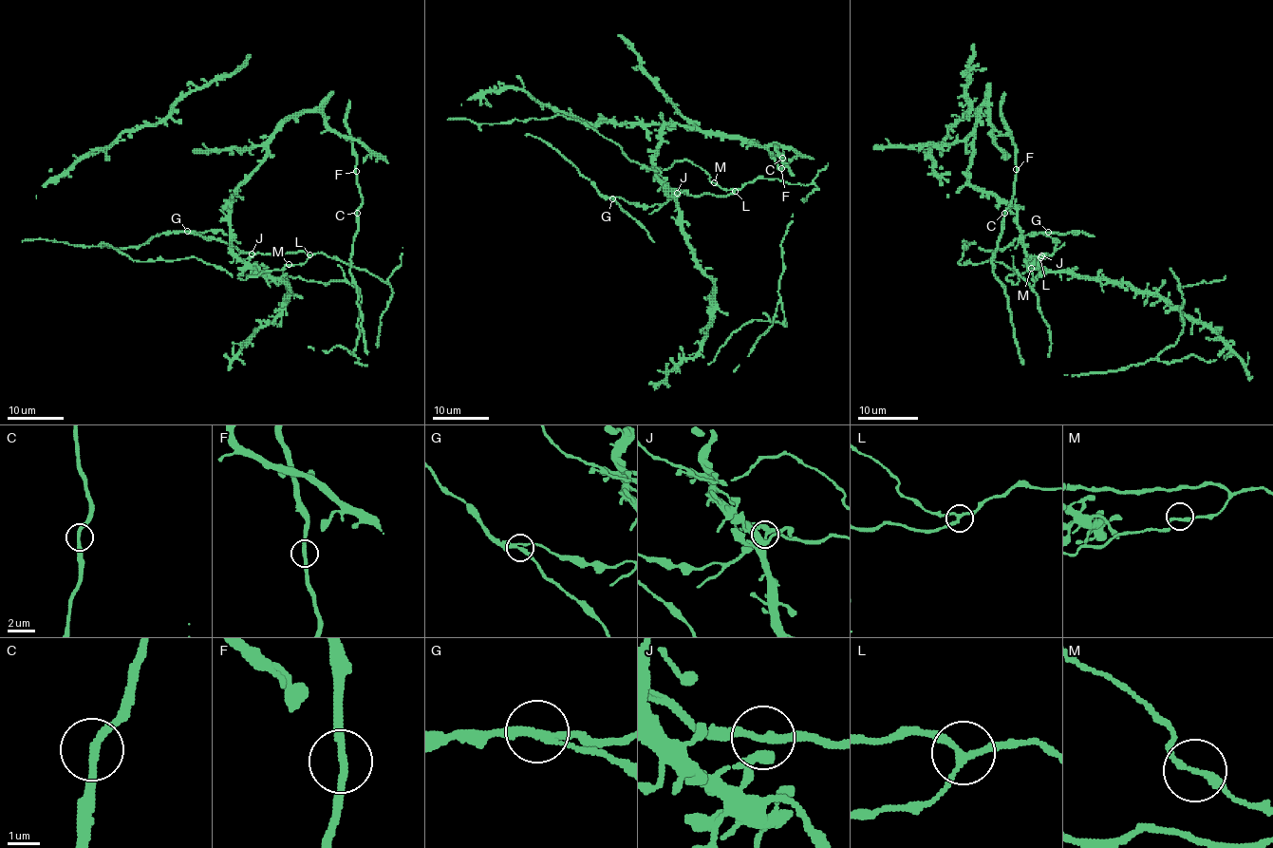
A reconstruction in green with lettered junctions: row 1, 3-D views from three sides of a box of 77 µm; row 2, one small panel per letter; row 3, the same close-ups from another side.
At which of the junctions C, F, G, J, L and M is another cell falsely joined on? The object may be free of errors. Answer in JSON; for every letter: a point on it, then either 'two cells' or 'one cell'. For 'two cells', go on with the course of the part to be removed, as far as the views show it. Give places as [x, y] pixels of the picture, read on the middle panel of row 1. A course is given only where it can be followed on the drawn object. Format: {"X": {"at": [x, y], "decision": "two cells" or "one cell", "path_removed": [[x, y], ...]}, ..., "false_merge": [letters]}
{"C": {"at": [782, 158], "decision": "one cell"}, "F": {"at": [781, 168], "decision": "one cell"}, "G": {"at": [612, 198], "decision": "two cells", "path_removed": [[612, 198], [654, 242]]}, "J": {"at": [677, 193], "decision": "one cell"}, "L": {"at": [735, 191], "decision": "one cell"}, "M": {"at": [714, 182], "decision": "one cell"}, "false_merge": ["G"]}

